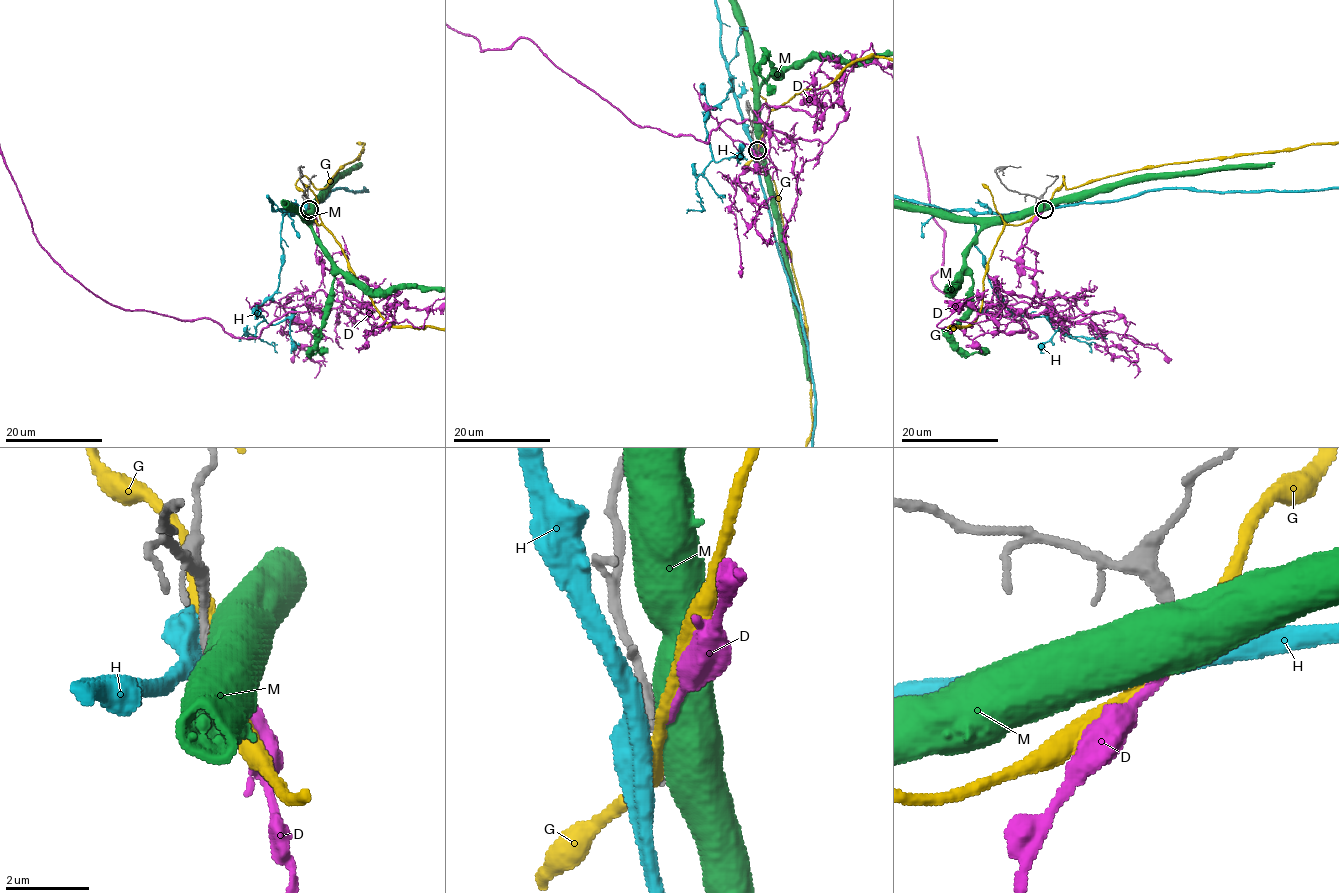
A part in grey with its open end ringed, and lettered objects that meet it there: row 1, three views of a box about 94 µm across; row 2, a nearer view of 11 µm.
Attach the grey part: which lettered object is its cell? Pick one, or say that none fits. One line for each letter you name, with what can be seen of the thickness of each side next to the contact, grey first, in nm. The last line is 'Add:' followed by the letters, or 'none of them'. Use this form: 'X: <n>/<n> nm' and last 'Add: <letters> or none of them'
D: 190/180 nm
Add: D

